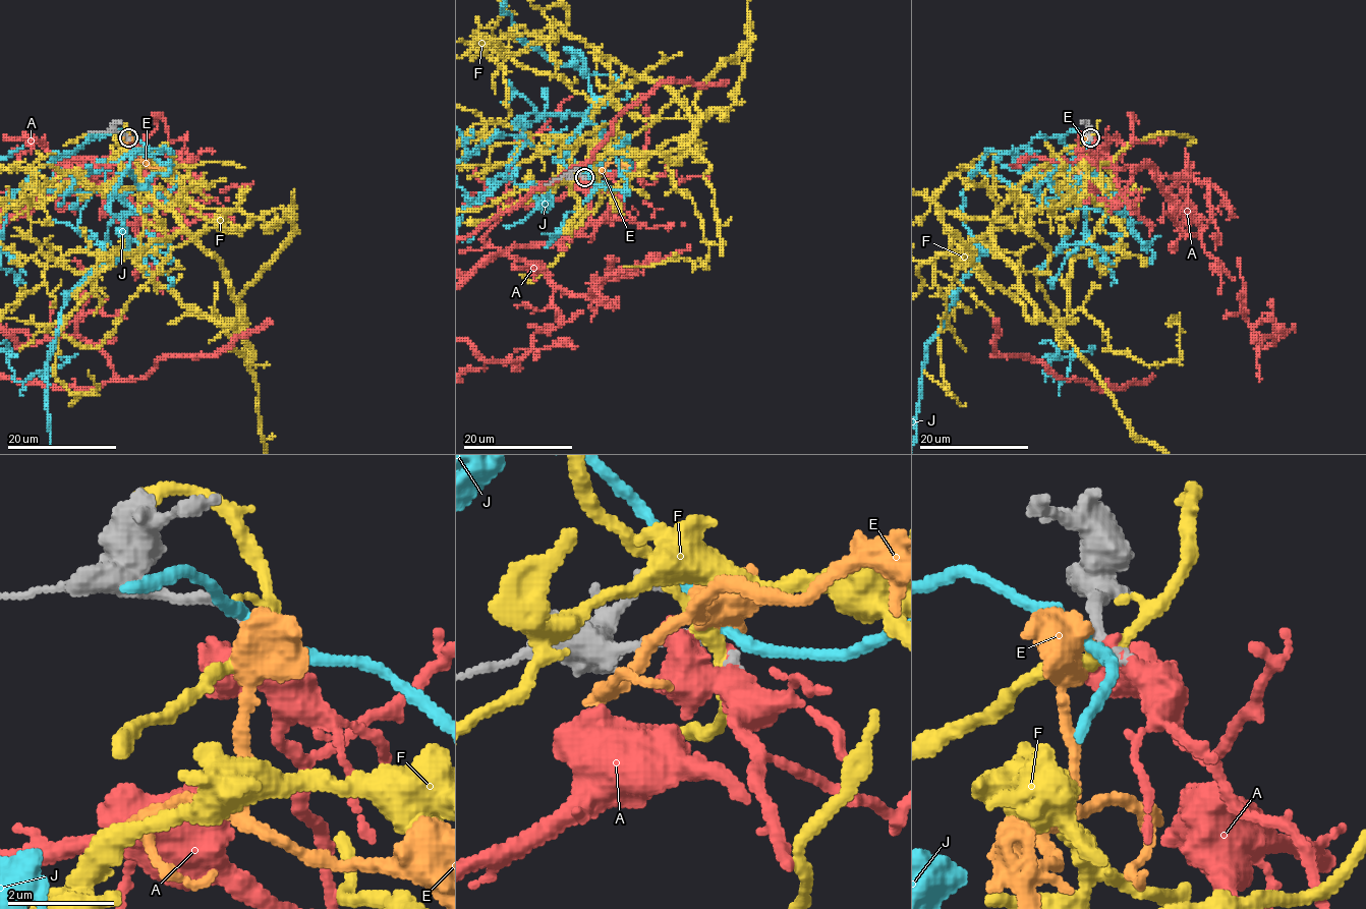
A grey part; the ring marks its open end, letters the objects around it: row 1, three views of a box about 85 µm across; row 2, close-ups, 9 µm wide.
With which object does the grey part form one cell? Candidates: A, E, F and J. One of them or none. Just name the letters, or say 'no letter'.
A

